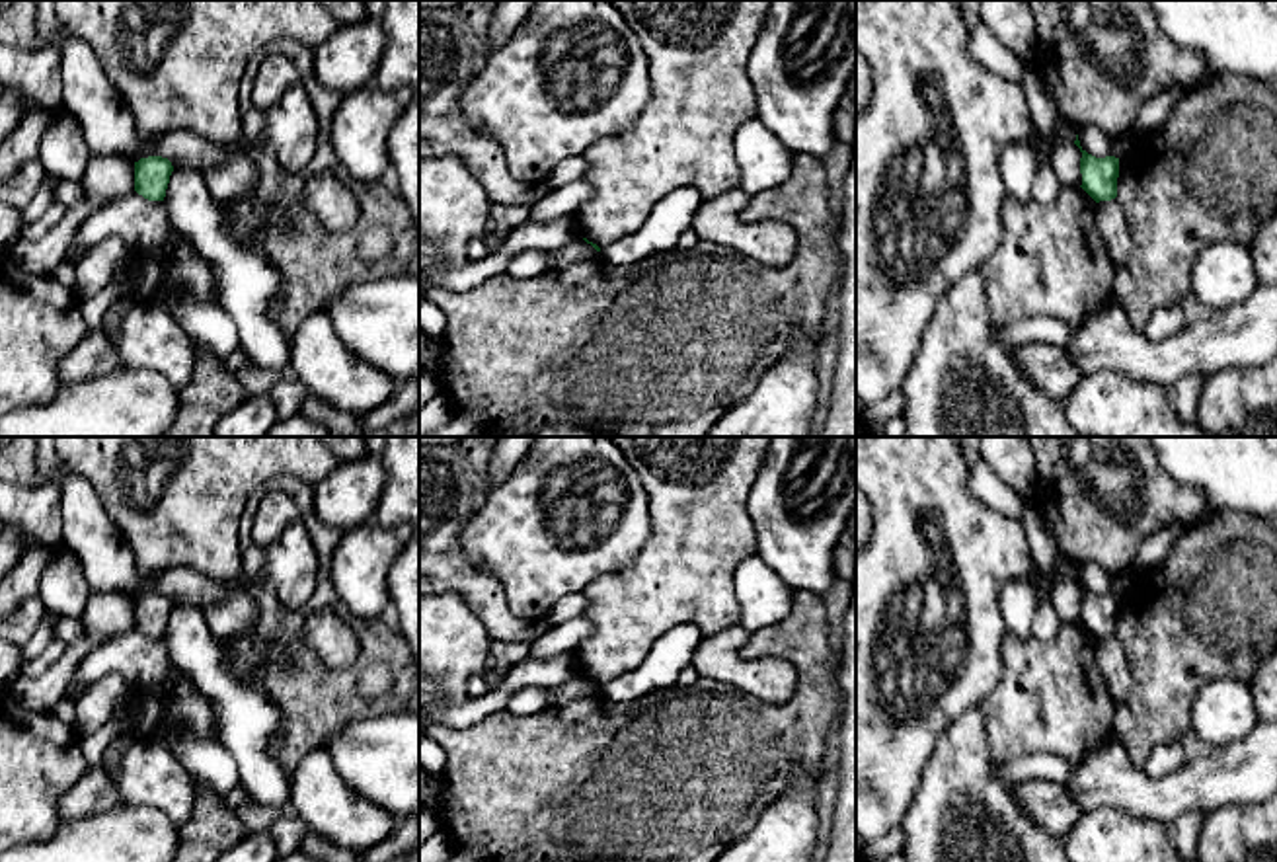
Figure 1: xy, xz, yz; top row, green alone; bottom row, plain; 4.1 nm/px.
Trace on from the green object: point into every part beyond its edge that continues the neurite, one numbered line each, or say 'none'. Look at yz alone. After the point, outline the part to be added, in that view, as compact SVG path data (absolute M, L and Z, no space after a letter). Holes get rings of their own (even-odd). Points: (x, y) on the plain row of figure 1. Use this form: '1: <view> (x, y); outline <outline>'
none

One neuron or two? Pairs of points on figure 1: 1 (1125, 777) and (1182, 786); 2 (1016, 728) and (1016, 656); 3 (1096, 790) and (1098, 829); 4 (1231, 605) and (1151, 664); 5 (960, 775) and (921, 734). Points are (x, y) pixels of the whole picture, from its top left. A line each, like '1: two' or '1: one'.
1: one
2: one
3: two
4: one
5: two

